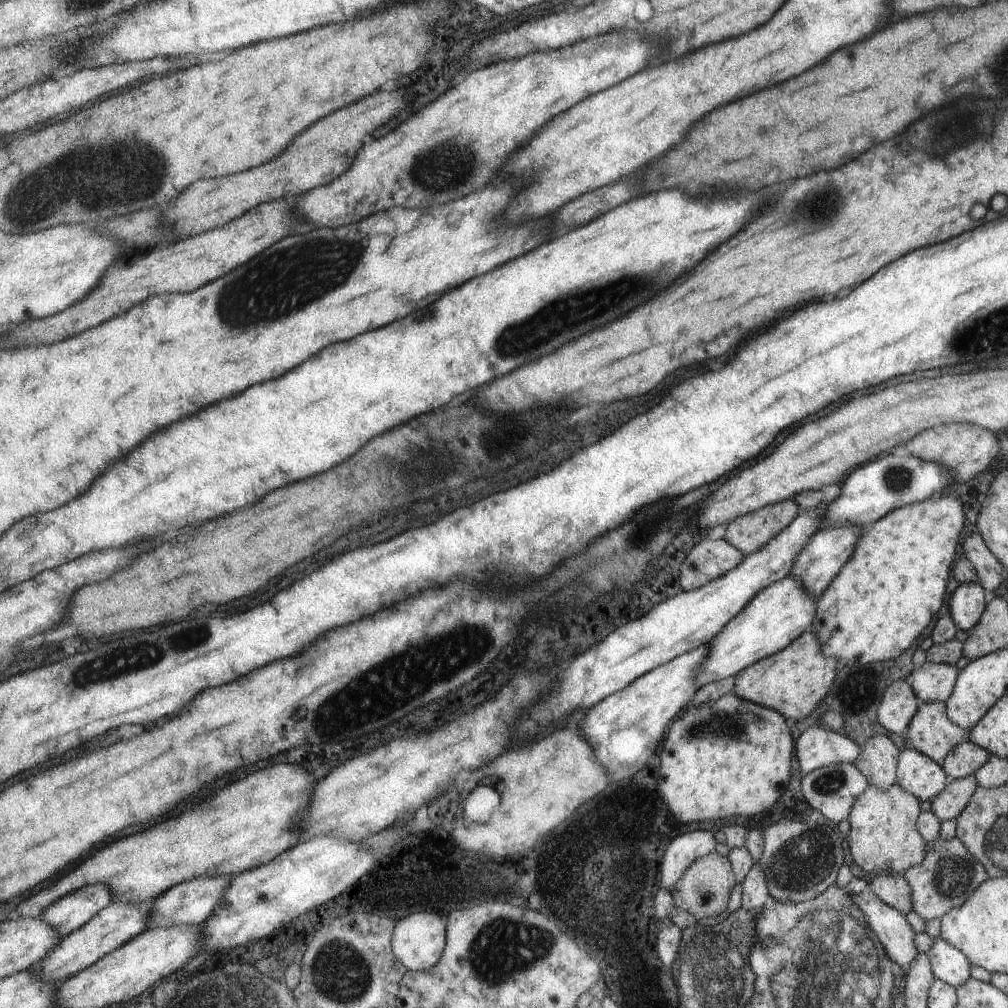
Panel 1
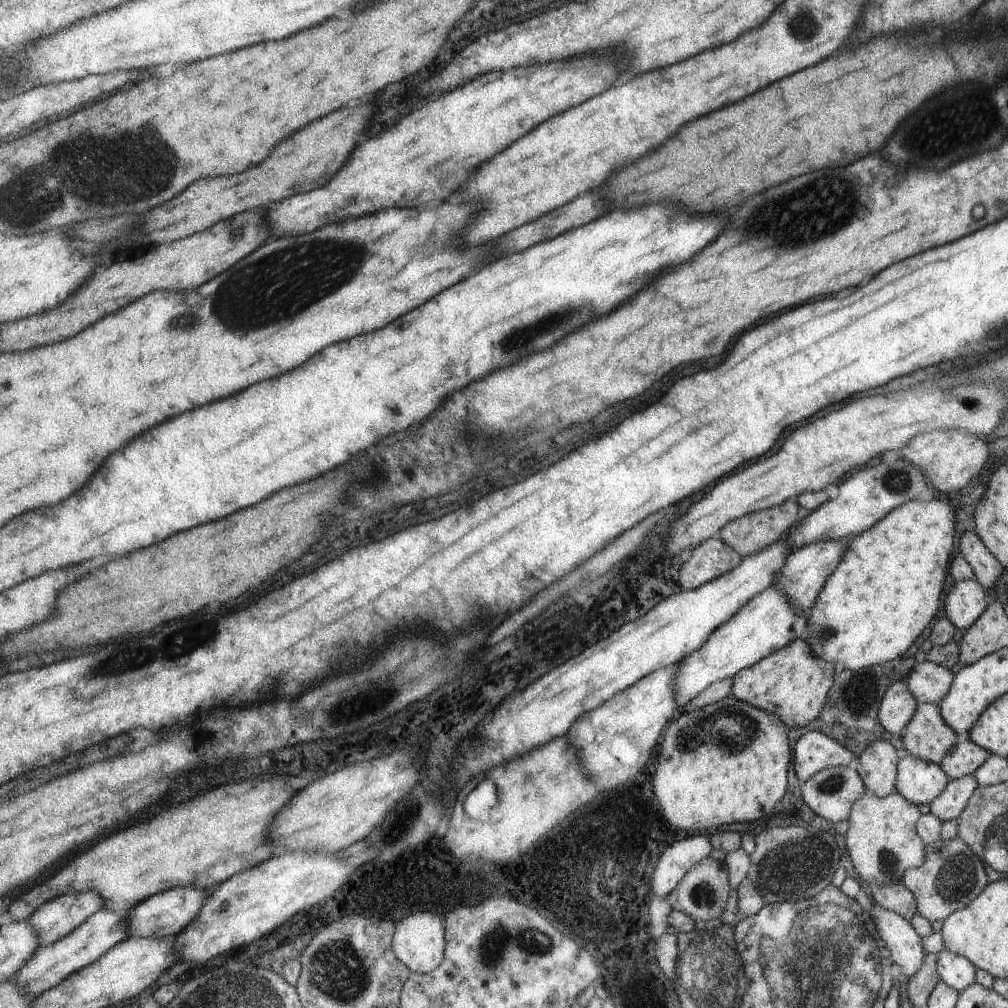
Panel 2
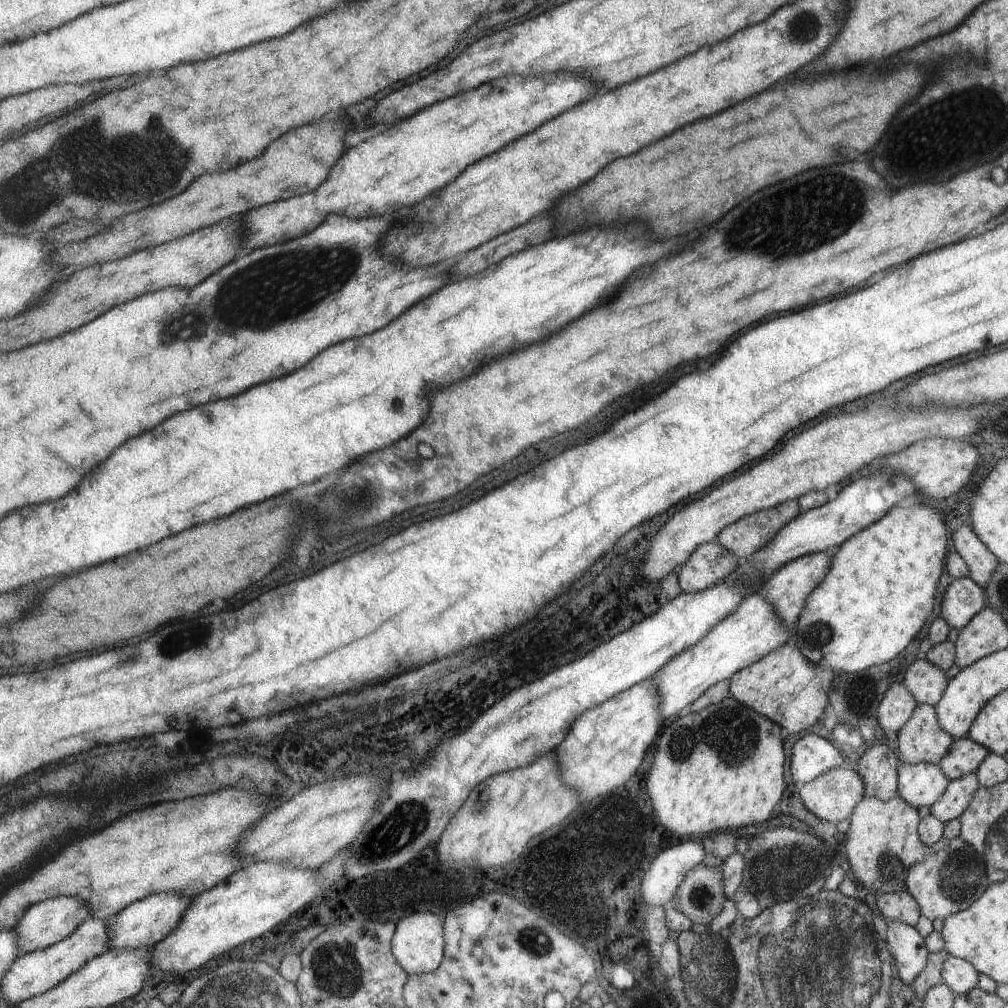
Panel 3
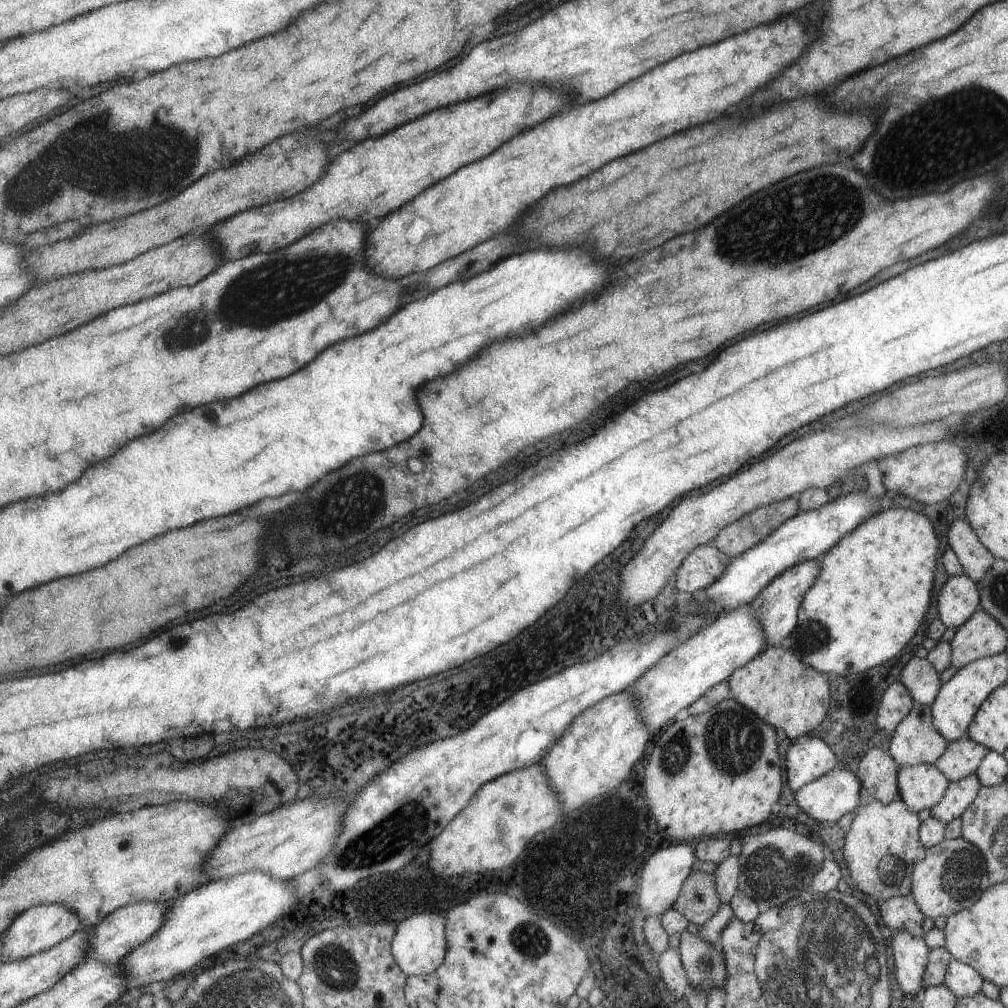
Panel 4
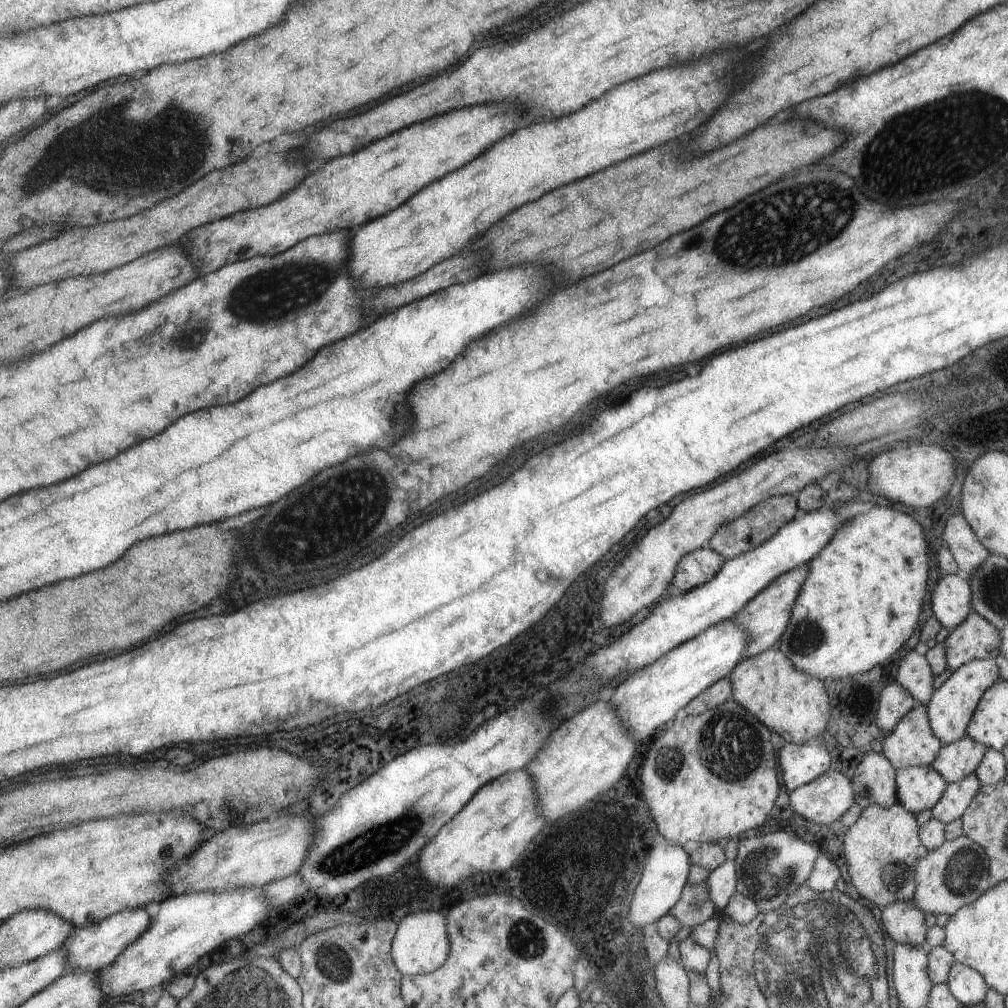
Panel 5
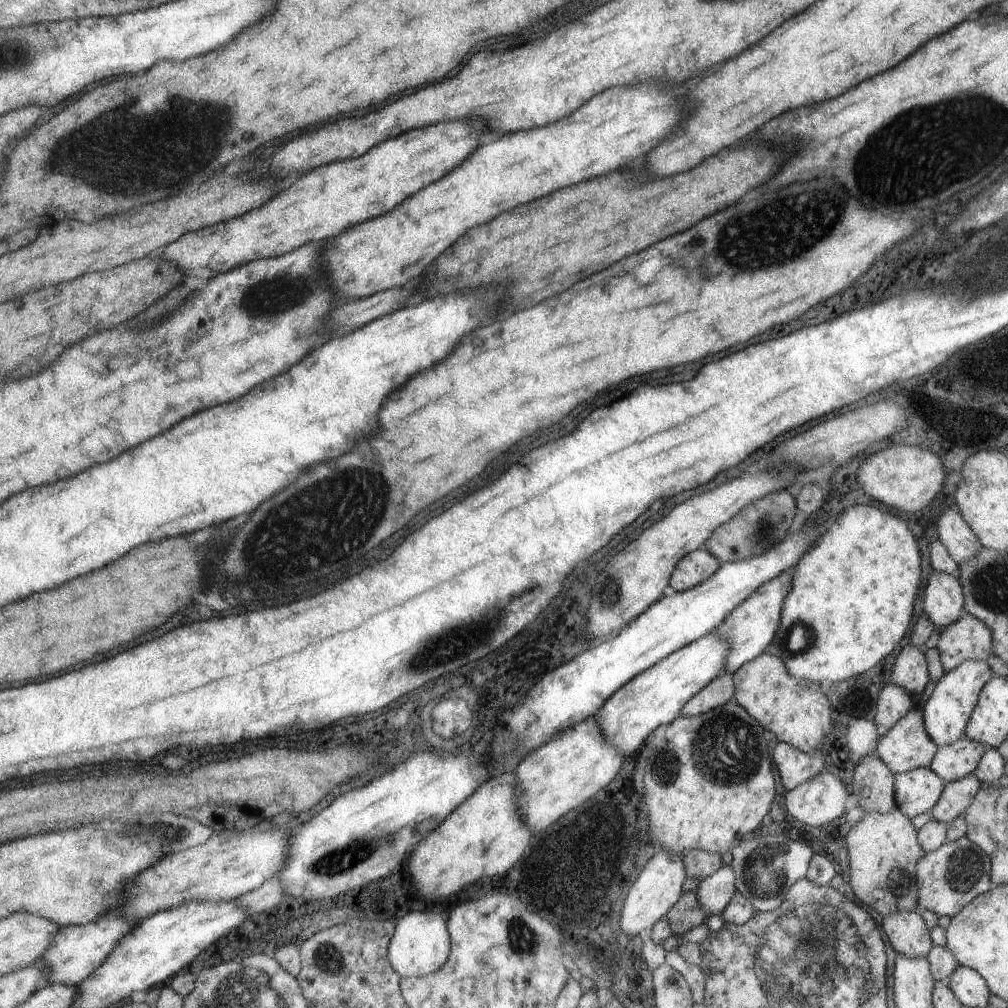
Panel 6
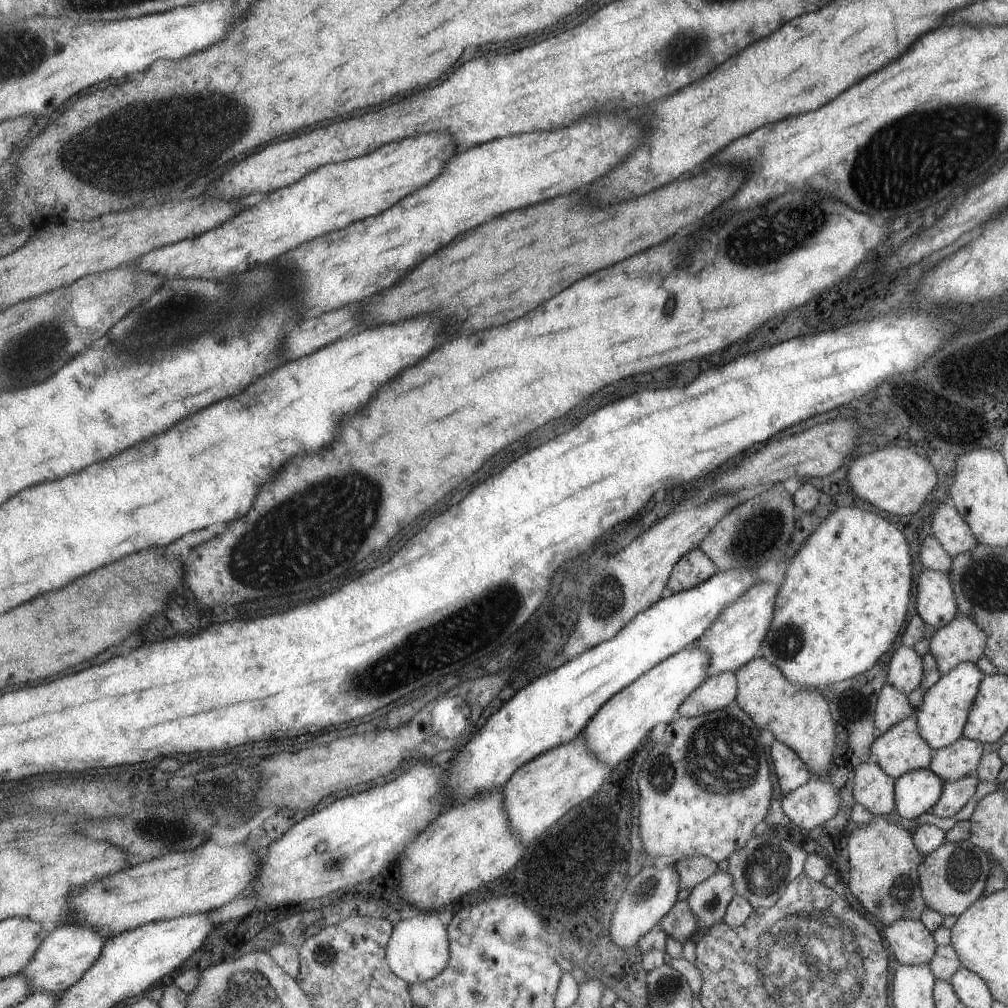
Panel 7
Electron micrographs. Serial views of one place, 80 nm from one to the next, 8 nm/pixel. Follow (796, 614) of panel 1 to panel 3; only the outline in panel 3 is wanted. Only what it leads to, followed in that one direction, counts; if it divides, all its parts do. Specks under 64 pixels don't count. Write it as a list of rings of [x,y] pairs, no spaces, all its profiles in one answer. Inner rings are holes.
[[[755,592],[747,595],[735,612],[718,622],[697,644],[682,650],[652,674],[659,688],[663,718],[667,722],[677,718],[684,708],[701,698],[708,688],[730,679],[745,666],[757,662],[785,642],[790,642],[795,632],[796,624],[791,629],[785,629],[764,598]]]

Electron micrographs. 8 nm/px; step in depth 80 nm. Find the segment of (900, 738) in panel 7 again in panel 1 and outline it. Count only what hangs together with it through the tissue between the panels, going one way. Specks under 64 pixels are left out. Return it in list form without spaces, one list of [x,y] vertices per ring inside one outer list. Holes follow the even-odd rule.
[[[941,701],[920,702],[907,728],[910,748],[940,764],[967,737],[967,732],[948,719],[945,707]]]

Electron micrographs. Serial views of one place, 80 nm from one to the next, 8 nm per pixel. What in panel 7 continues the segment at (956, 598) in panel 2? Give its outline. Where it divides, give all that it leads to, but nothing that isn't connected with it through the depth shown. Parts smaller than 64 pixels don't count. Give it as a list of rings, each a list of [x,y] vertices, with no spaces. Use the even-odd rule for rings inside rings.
[[[922,568],[917,575],[917,590],[915,596],[915,610],[924,624],[934,629],[945,626],[957,615],[956,595],[952,583],[948,579],[948,572]]]

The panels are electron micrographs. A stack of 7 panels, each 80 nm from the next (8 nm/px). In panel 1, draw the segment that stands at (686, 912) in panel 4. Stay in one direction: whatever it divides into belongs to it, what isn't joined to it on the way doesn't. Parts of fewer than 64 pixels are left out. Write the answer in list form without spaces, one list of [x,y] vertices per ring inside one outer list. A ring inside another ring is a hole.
[[[713,851],[711,854],[699,857],[688,868],[688,872],[672,888],[676,906],[690,912],[699,918],[709,918],[723,914],[728,909],[730,896],[738,883],[731,859]]]

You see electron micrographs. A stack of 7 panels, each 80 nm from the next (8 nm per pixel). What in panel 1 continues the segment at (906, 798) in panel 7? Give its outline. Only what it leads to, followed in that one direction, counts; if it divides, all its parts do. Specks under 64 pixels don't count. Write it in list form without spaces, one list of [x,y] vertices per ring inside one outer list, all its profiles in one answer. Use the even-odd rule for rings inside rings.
[[[904,748],[896,765],[896,782],[918,801],[930,801],[947,784],[948,778],[940,763],[918,750]]]

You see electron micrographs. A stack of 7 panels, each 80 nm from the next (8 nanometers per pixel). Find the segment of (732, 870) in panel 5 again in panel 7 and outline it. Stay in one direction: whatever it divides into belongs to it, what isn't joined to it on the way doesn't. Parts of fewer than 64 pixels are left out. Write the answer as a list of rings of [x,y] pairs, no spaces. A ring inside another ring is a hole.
[[[717,872],[705,882],[698,884],[687,898],[698,920],[698,928],[711,929],[723,921],[728,906],[737,894],[734,878],[728,872]]]

